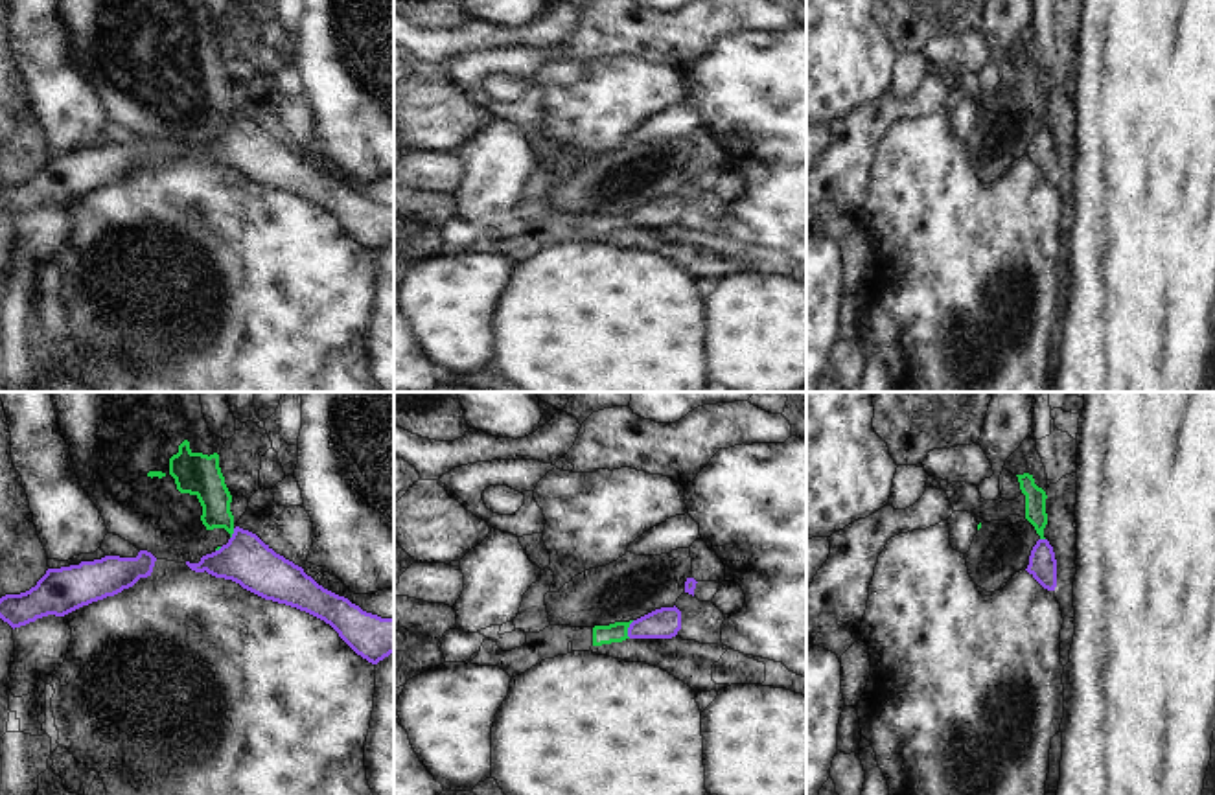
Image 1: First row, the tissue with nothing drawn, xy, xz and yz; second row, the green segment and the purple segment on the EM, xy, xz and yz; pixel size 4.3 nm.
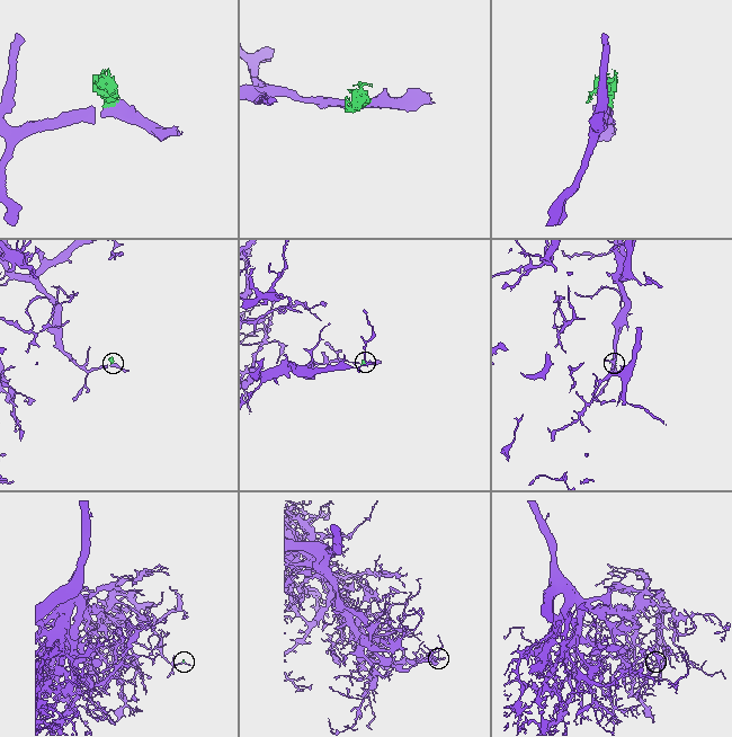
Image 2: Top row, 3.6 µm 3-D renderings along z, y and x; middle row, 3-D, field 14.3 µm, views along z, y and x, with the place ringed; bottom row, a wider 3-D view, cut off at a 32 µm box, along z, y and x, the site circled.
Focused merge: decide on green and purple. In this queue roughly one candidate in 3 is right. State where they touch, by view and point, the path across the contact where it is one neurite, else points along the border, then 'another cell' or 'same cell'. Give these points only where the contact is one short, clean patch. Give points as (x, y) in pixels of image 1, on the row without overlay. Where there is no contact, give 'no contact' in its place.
meets green in xz at (626, 218); border along xz (634, 208), (628, 216), (628, 225); another cell

